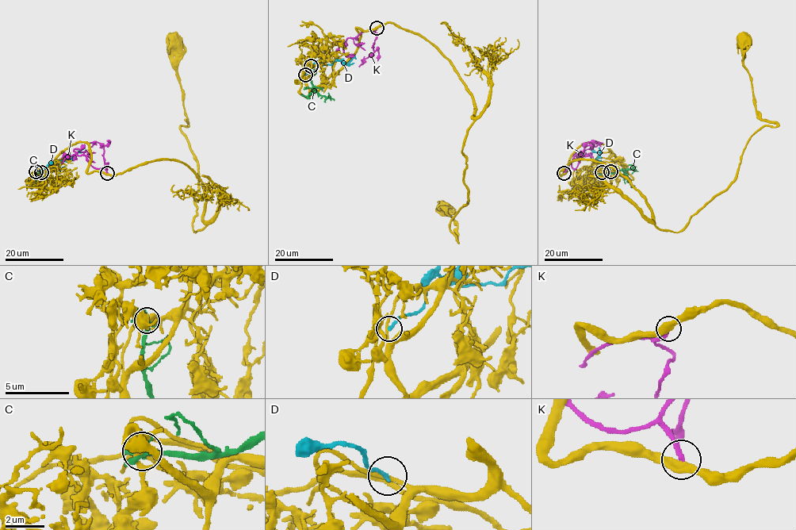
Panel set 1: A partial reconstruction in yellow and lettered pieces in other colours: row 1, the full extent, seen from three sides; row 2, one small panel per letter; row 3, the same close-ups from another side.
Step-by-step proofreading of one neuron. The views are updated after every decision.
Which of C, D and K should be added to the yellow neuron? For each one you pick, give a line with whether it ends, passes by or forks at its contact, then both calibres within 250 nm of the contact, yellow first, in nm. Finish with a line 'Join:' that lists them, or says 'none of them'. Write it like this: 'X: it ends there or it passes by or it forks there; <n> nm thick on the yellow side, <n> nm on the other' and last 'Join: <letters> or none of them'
Join: none of them

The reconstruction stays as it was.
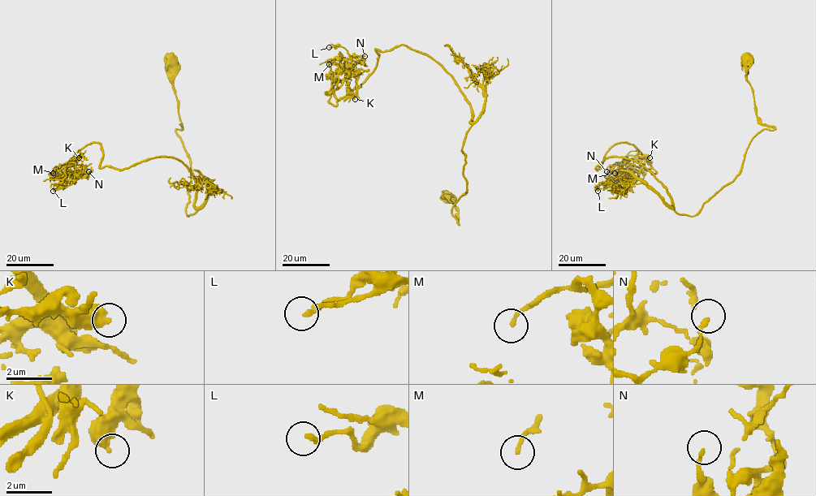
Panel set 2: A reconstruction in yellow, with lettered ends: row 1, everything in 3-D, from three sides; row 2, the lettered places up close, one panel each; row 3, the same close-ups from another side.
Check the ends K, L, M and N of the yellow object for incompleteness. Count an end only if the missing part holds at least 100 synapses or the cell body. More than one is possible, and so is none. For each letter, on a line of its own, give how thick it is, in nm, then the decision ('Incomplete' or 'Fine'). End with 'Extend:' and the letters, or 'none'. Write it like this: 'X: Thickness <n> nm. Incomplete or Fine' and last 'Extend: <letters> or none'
K: Thickness 550 nm. Fine
L: Thickness 220 nm. Fine
M: Thickness 150 nm. Fine
N: Thickness 160 nm. Fine
Extend: none

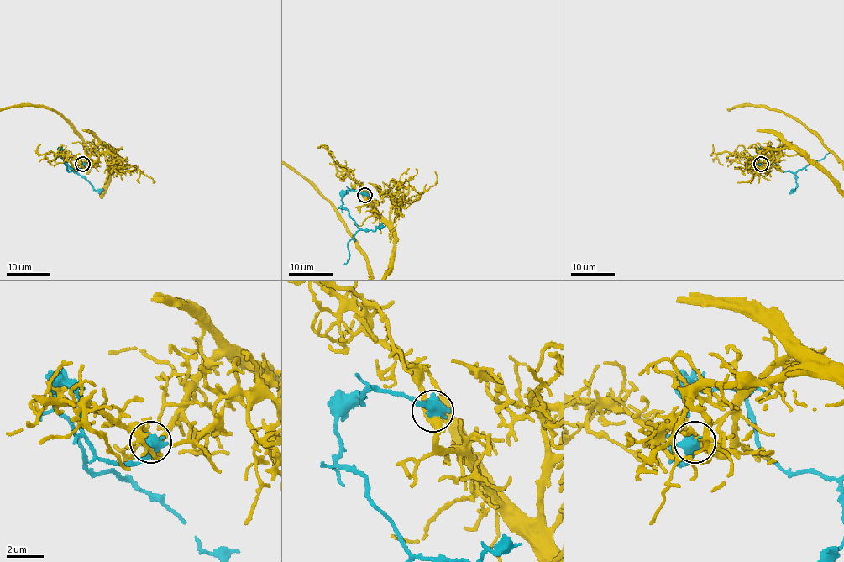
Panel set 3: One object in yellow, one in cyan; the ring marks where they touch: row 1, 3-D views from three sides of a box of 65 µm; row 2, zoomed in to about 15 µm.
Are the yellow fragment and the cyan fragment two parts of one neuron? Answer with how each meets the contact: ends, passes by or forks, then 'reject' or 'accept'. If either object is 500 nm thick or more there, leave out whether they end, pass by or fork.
reject

